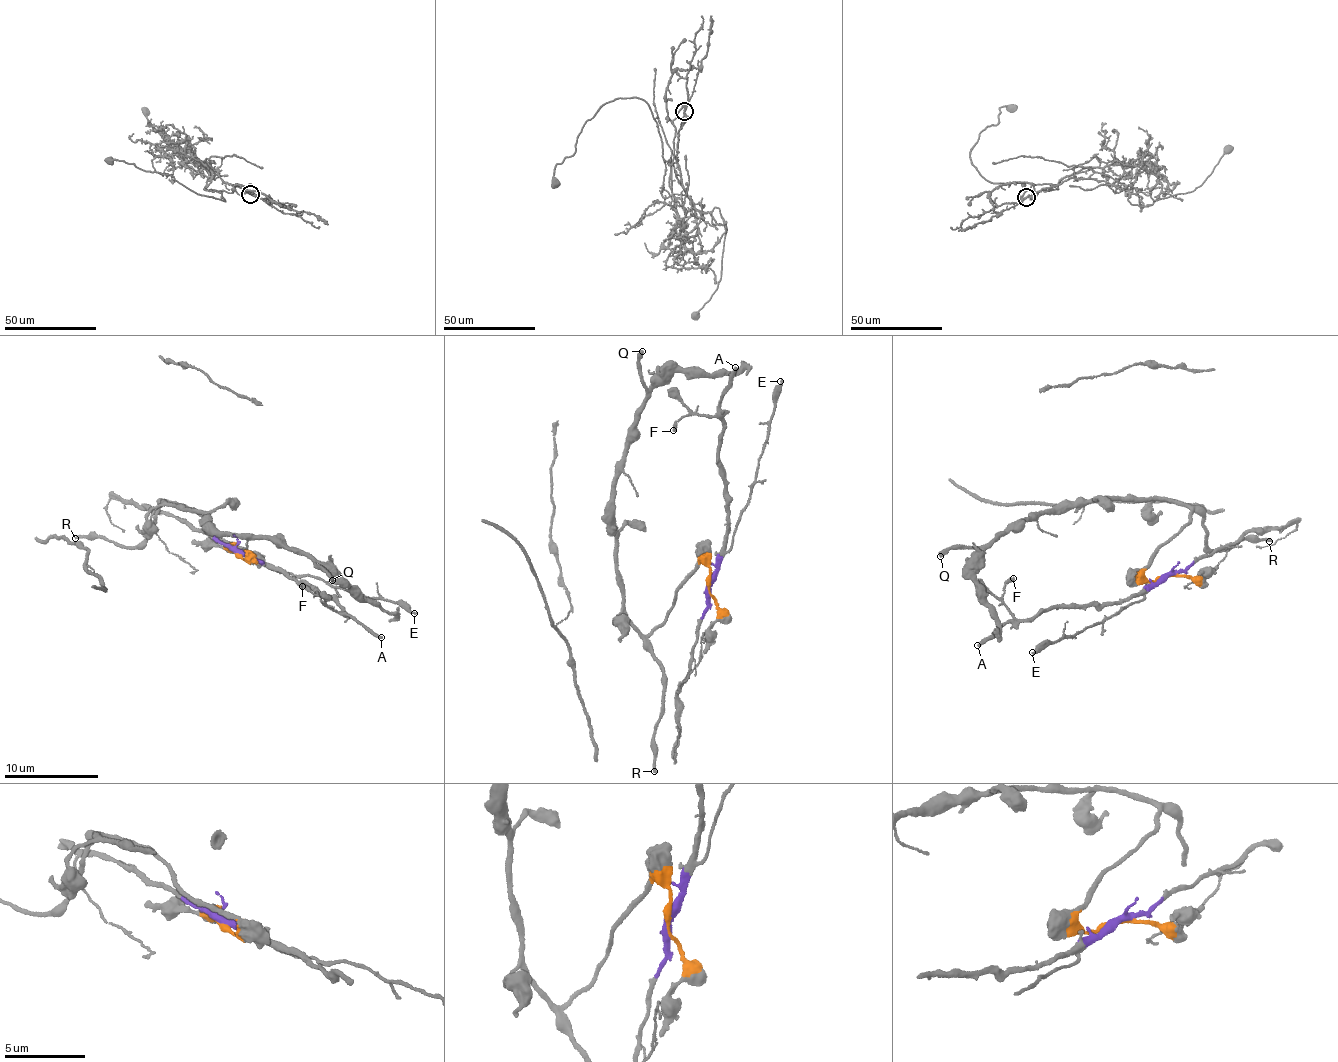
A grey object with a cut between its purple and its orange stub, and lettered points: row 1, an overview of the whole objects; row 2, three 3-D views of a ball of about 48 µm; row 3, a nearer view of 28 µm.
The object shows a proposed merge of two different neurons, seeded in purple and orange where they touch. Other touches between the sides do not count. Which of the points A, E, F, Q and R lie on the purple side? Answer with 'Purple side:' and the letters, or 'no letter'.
Purple side: A, E, F

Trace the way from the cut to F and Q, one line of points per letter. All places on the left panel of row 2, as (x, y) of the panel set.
F: (236, 551), (316, 590), (342, 606), (338, 612), (302, 585)
Q: (236, 553), (248, 560), (197, 512), (166, 501), (202, 512), (228, 536), (268, 540), (307, 558), (332, 581)

